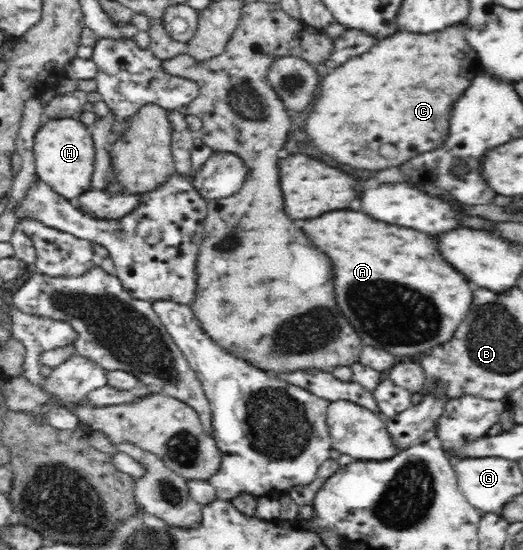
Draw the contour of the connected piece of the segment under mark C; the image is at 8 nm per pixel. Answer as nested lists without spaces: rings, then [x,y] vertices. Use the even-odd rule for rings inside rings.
[[[460,24],[444,27],[442,30],[436,31],[430,34],[407,34],[407,33],[394,33],[389,37],[381,39],[379,44],[375,44],[369,52],[361,54],[361,56],[353,56],[349,60],[345,60],[341,66],[337,66],[331,74],[327,74],[321,84],[319,85],[319,92],[317,92],[317,98],[315,102],[311,104],[311,110],[307,112],[307,118],[305,118],[305,134],[307,134],[307,140],[313,144],[313,148],[343,164],[343,166],[351,166],[351,168],[363,168],[363,170],[381,170],[381,168],[389,168],[391,164],[397,164],[397,162],[405,162],[409,160],[411,156],[417,156],[421,152],[427,152],[427,150],[433,150],[435,146],[439,146],[439,142],[443,142],[443,134],[447,134],[447,126],[449,126],[449,114],[451,114],[451,106],[453,102],[463,94],[463,90],[471,84],[471,80],[475,76],[465,76],[465,74],[477,74],[479,72],[479,64],[477,64],[477,56],[475,51],[471,49],[464,38],[463,32],[464,26]],[[383,144],[391,144],[399,150],[397,154],[397,162],[393,162],[393,158],[385,158],[383,154],[379,154],[379,148]]]

